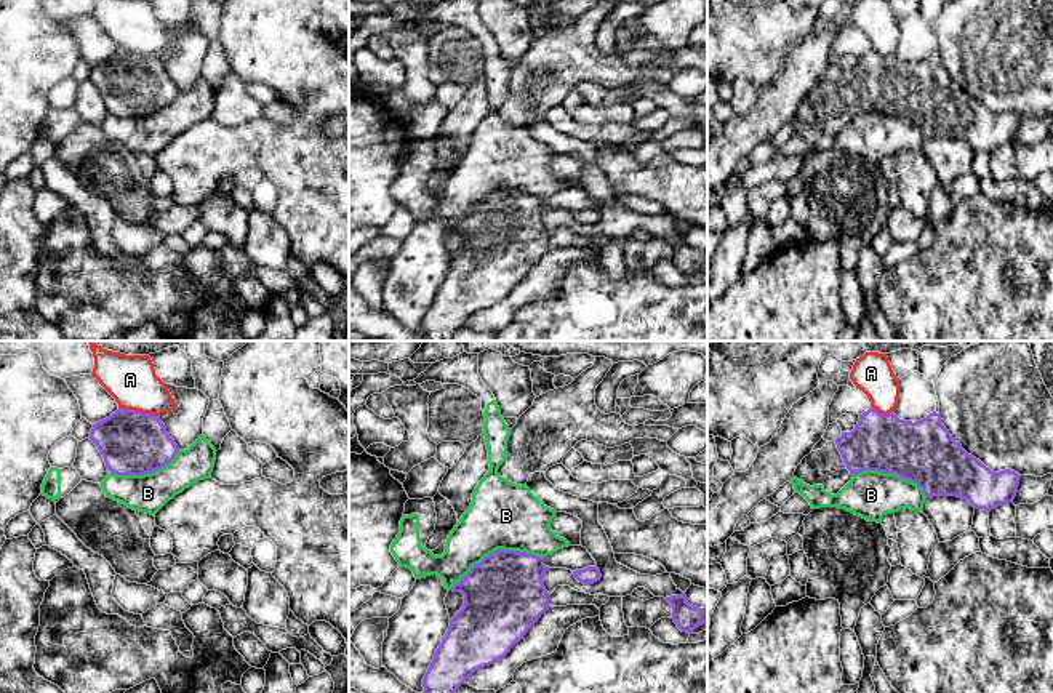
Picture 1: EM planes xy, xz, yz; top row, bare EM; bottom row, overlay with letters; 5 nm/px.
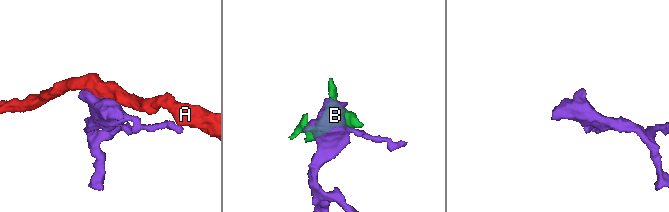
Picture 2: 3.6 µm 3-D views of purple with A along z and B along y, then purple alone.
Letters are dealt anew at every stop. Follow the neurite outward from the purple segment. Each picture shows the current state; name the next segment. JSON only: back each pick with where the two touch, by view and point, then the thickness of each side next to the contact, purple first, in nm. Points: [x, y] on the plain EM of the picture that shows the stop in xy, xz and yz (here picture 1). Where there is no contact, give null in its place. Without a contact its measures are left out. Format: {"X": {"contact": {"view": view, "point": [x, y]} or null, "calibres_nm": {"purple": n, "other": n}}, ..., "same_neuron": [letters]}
{"same_neuron": []}

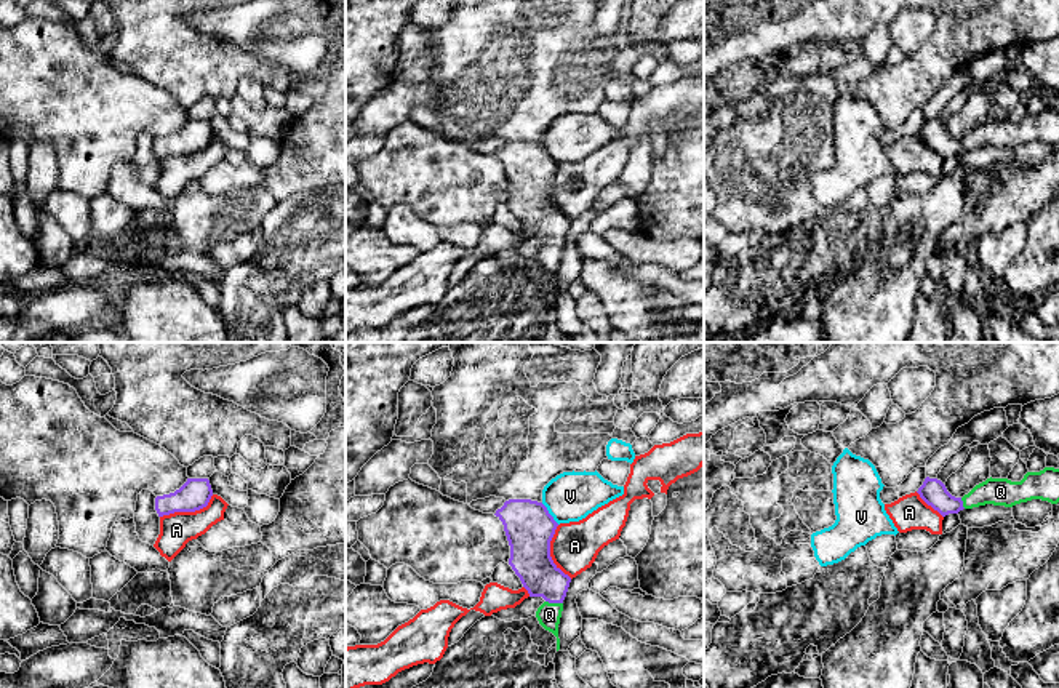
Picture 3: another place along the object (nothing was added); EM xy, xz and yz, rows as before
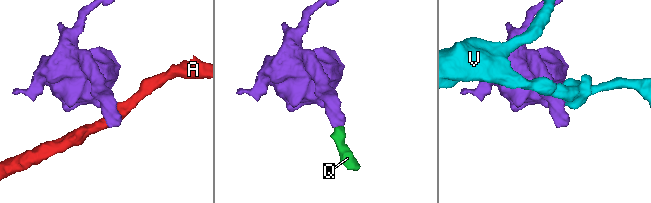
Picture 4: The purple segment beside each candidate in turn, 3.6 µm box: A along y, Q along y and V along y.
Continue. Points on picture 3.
{"Q": {"contact": {"view": "xz", "point": [554, 244]}, "calibres_nm": {"purple": 200, "other": 120}}, "same_neuron": ["Q"]}

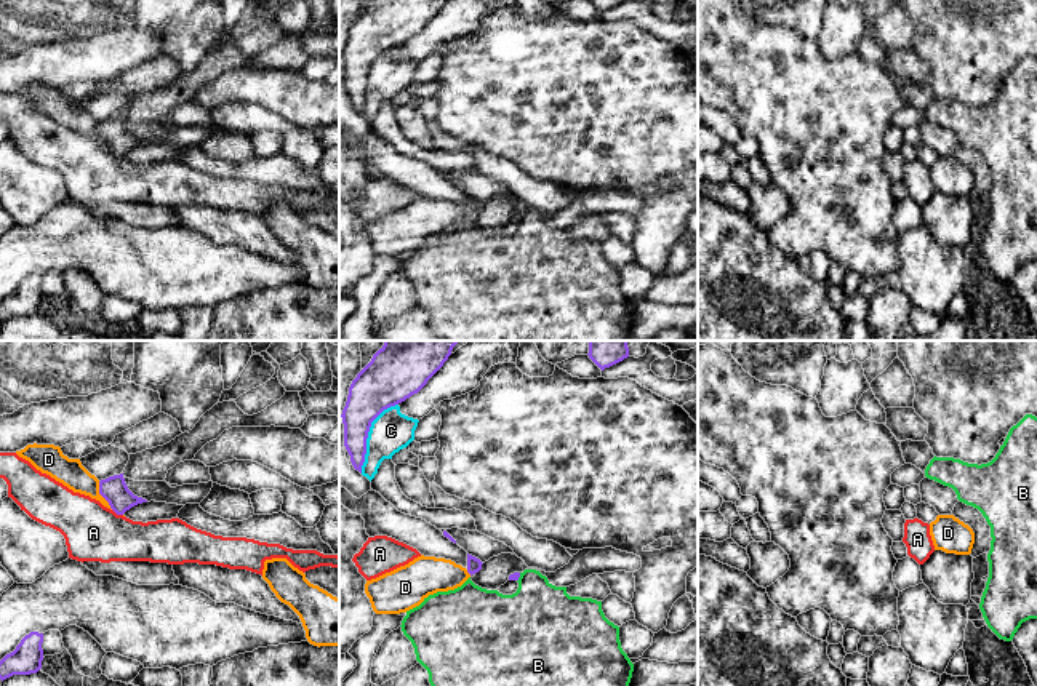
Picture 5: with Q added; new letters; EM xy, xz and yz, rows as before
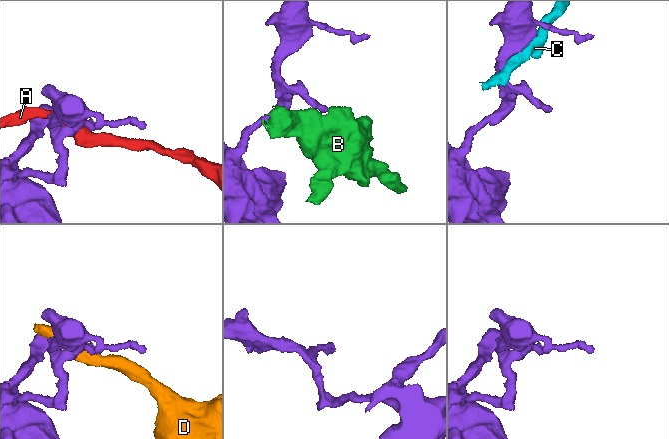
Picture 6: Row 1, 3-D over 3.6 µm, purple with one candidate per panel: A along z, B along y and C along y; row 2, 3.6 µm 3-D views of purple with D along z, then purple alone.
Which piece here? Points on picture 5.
{"same_neuron": []}

